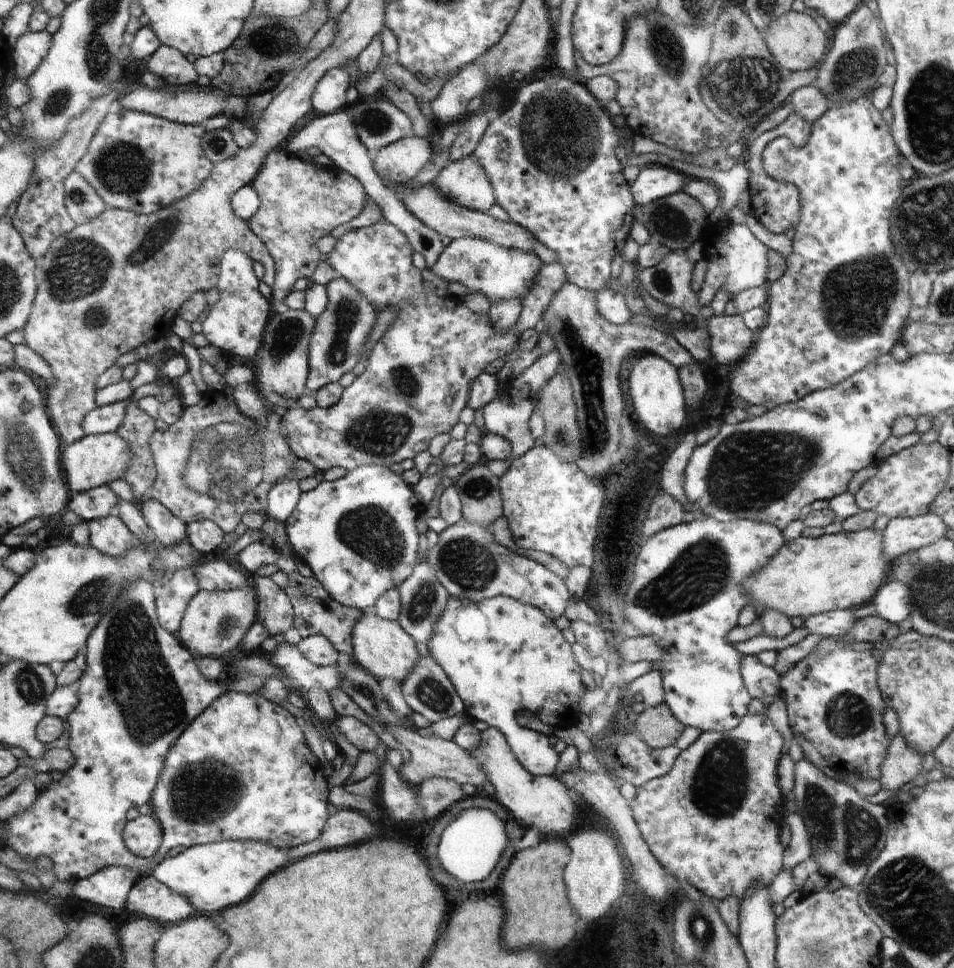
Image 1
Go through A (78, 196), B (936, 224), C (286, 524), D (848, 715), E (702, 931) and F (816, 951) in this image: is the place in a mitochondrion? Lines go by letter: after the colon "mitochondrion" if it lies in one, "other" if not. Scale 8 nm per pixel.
A: mitochondrion
B: mitochondrion
C: other
D: mitochondrion
E: mitochondrion
F: mitochondrion

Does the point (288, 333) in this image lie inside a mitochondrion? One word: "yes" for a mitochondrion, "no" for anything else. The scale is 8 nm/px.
yes

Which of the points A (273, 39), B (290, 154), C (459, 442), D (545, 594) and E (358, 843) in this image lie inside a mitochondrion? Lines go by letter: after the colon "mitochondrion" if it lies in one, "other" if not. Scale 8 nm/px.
A: mitochondrion
B: other
C: other
D: other
E: other

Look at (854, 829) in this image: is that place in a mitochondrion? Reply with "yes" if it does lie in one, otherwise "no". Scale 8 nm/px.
yes

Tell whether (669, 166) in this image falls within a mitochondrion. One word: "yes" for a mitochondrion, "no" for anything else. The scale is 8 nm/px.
no

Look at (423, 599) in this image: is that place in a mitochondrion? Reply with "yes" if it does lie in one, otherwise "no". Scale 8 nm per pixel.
yes

